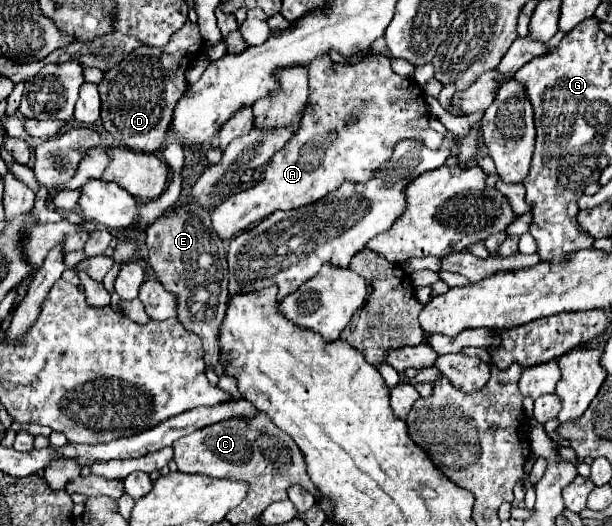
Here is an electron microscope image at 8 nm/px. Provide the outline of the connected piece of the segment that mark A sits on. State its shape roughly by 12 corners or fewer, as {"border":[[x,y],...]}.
{"border":[[387,56],[309,64],[299,132],[213,210],[233,238],[367,182],[405,138],[439,148]]}

